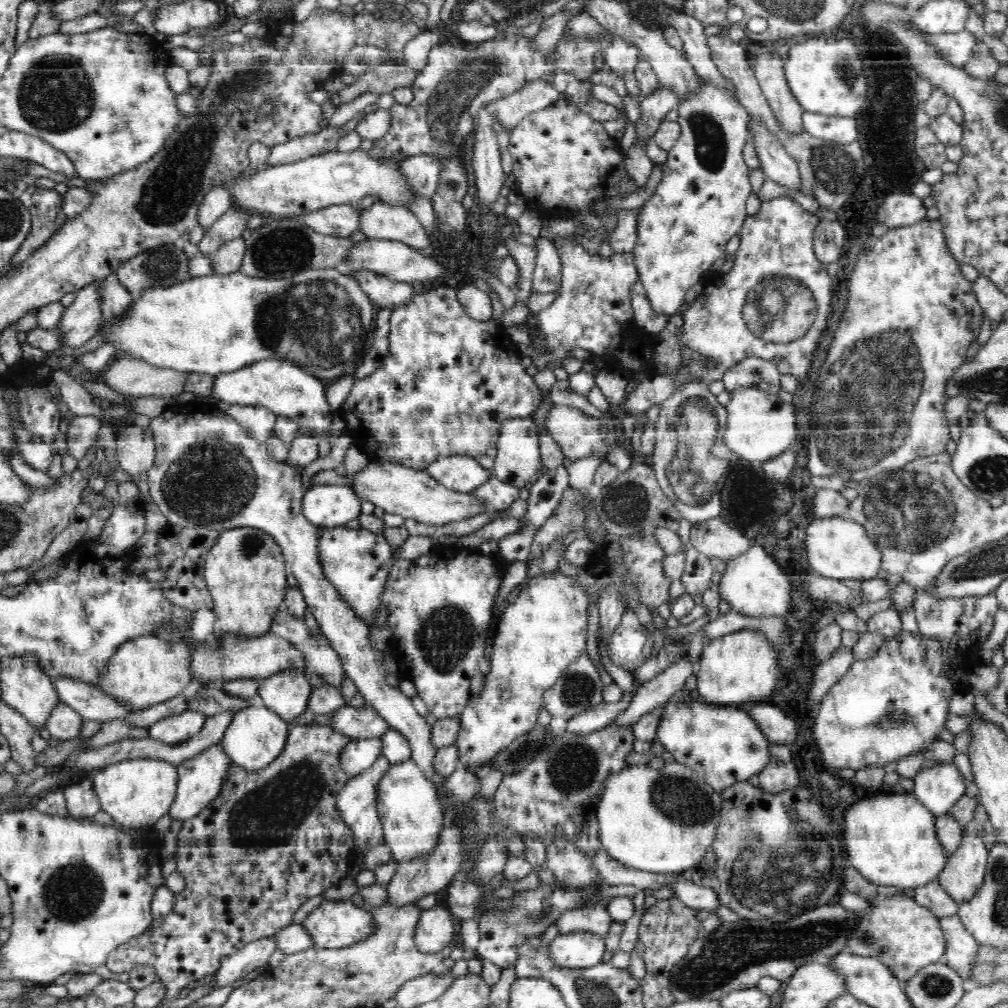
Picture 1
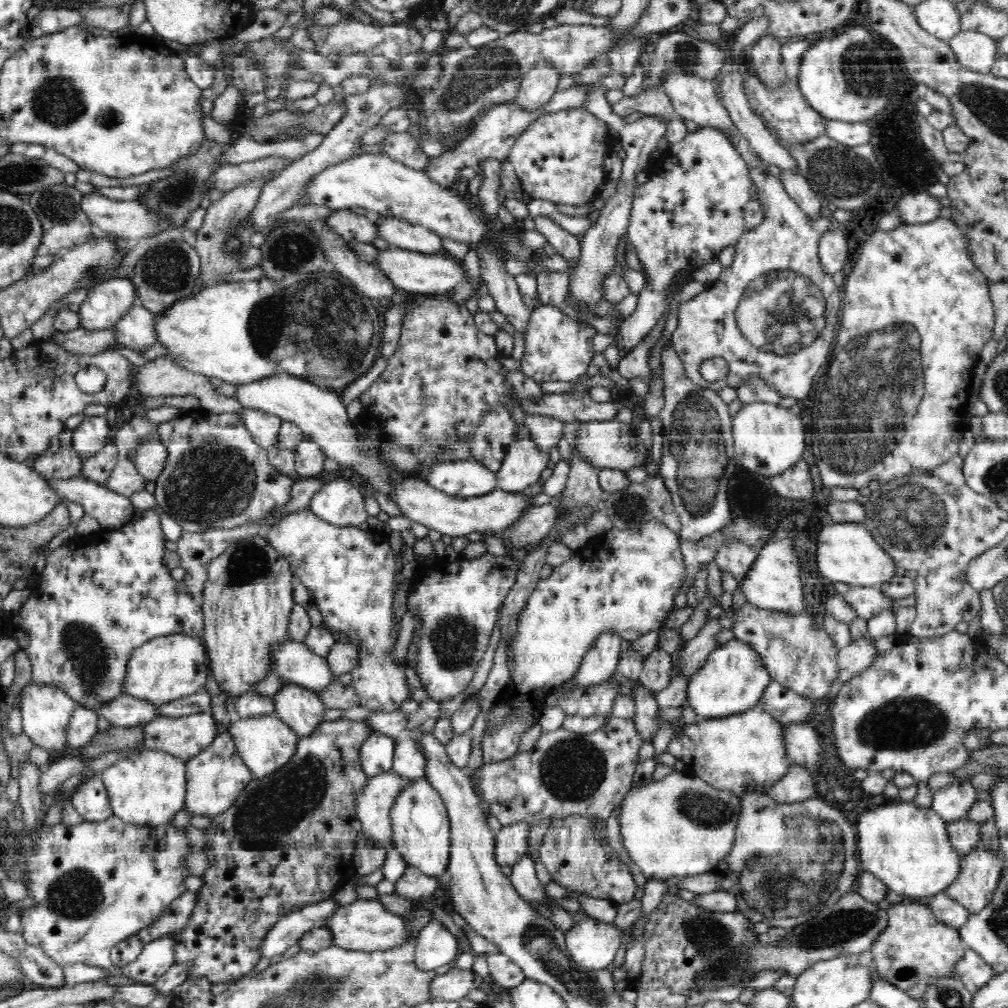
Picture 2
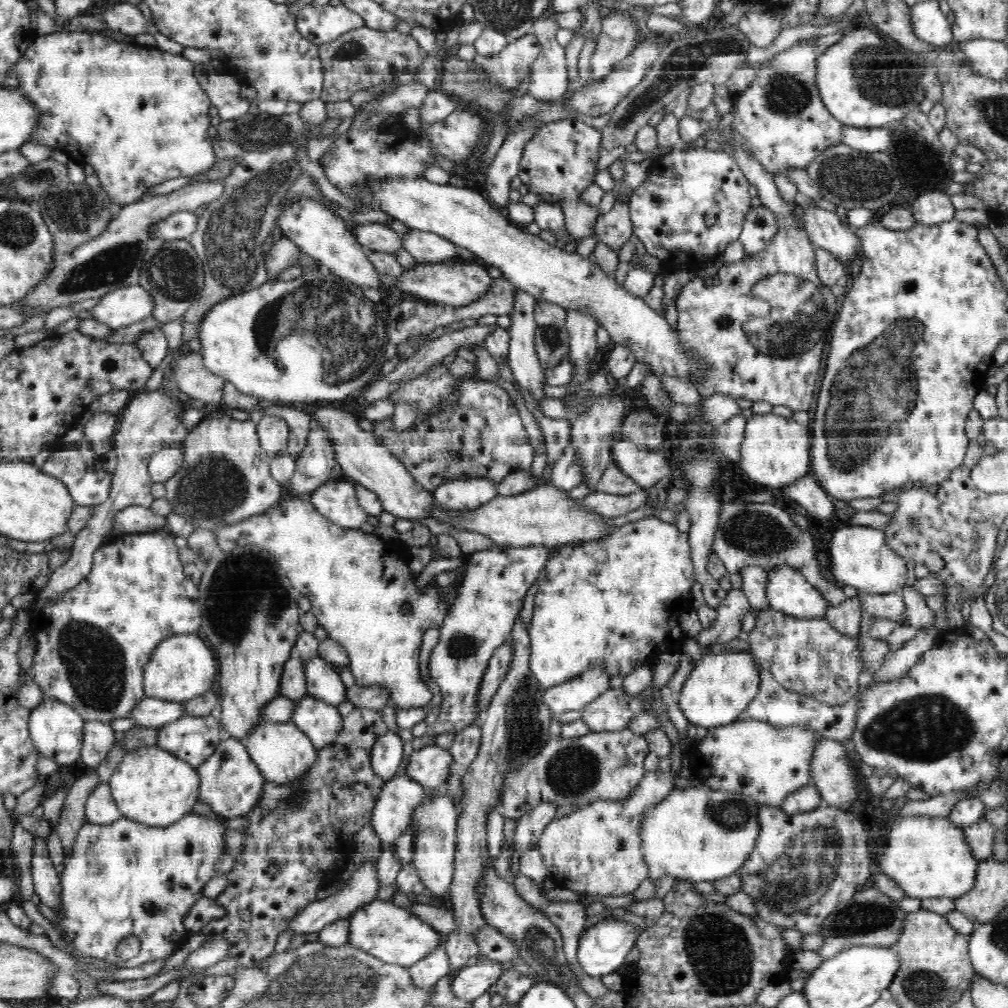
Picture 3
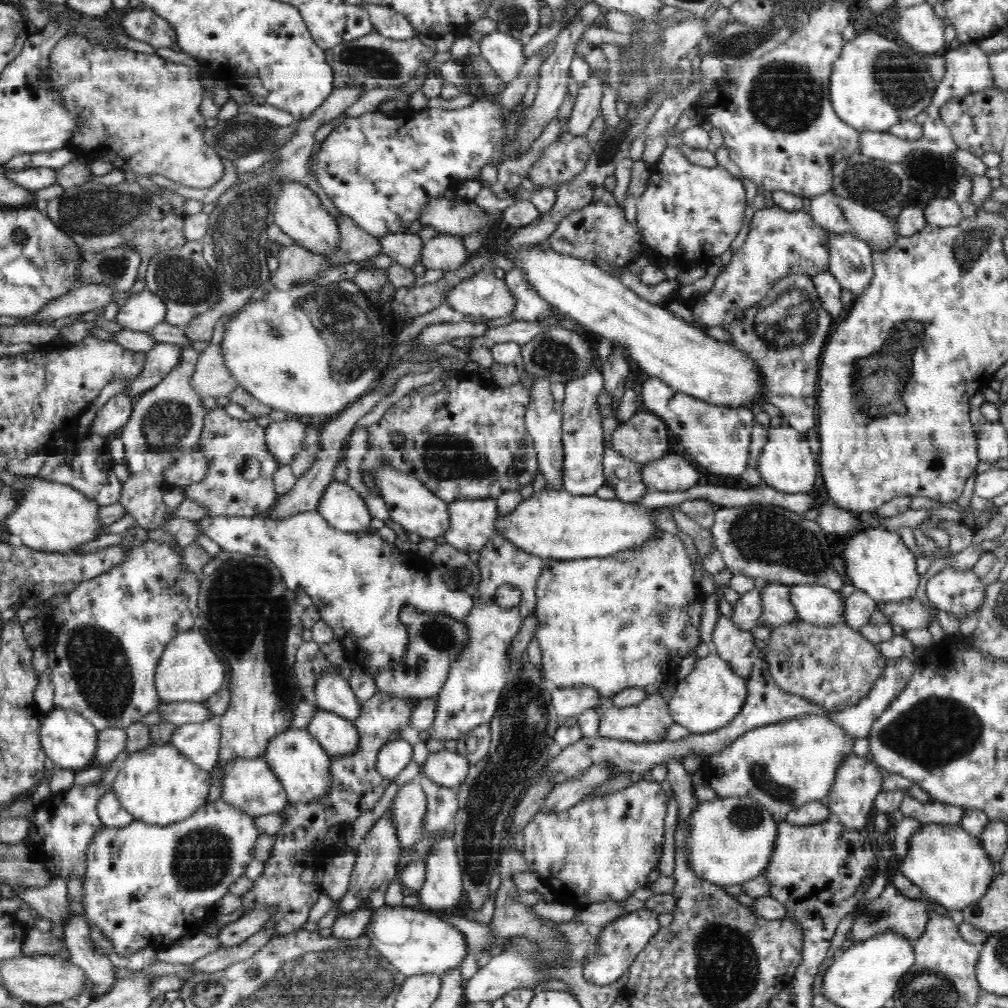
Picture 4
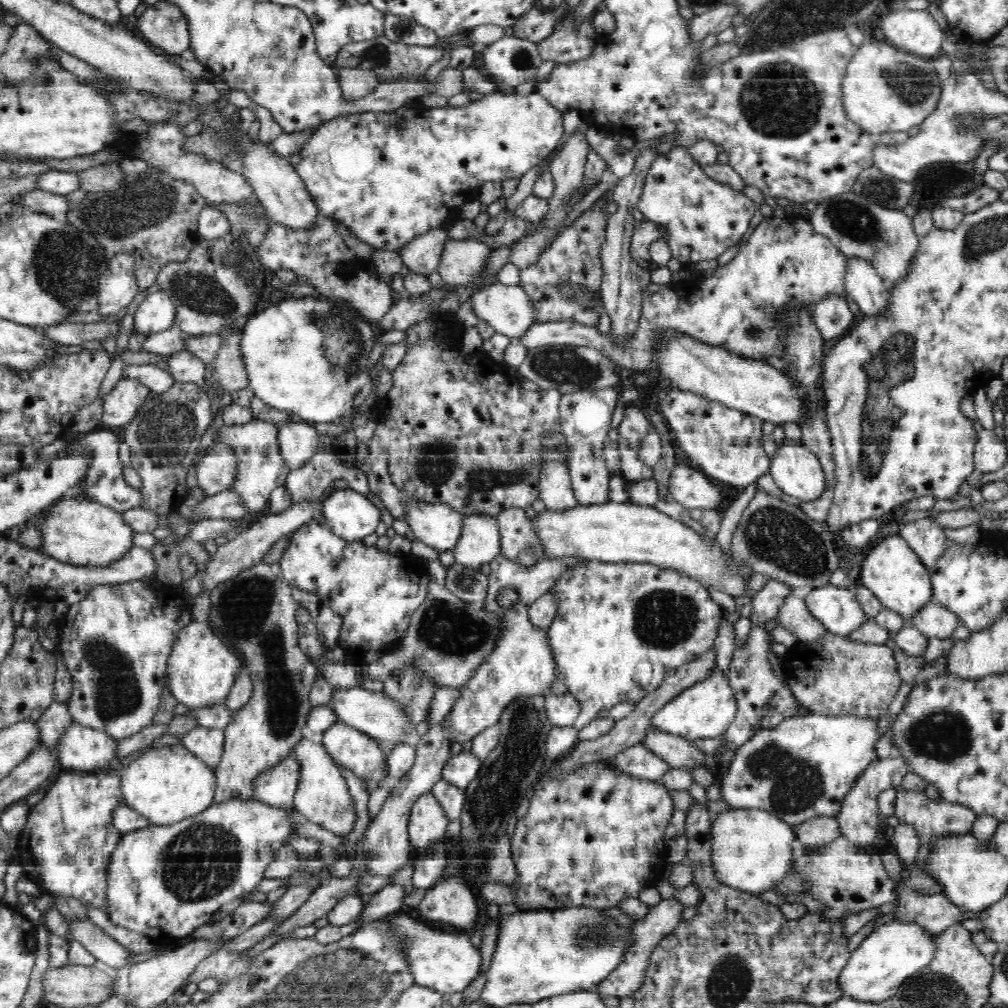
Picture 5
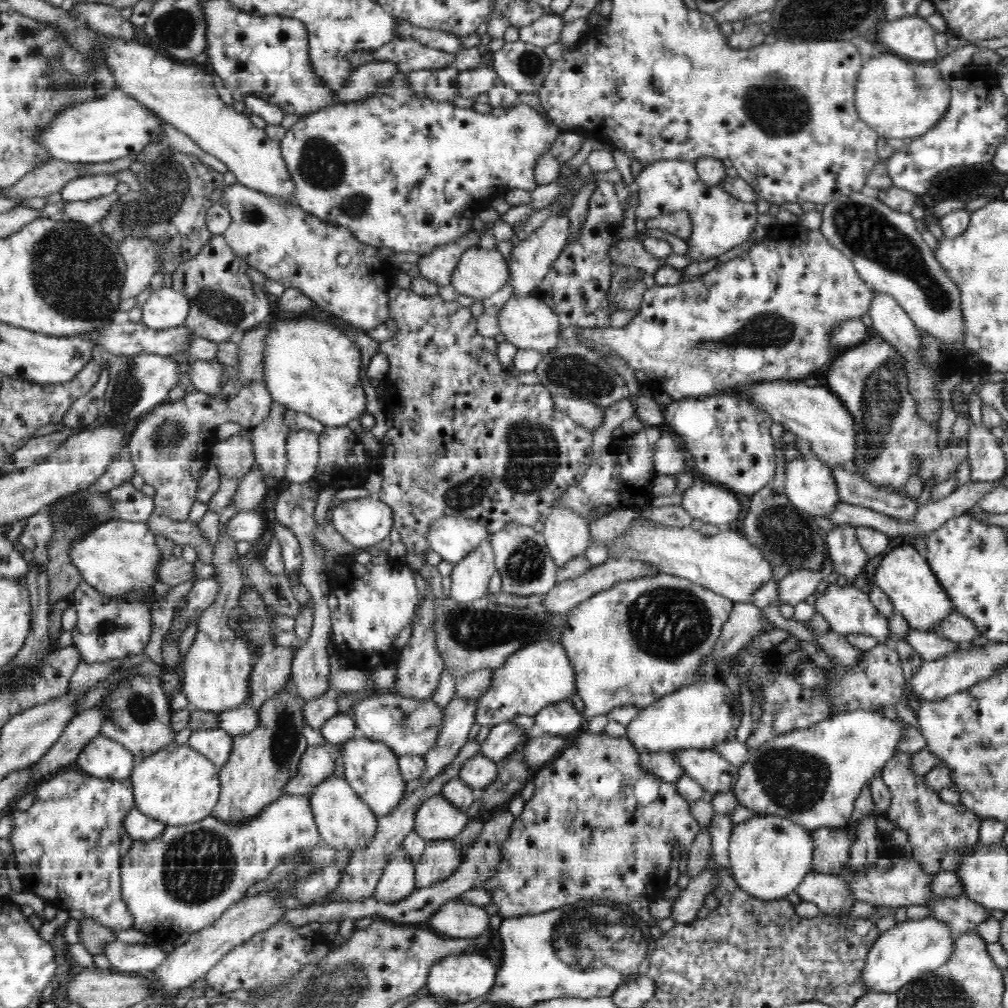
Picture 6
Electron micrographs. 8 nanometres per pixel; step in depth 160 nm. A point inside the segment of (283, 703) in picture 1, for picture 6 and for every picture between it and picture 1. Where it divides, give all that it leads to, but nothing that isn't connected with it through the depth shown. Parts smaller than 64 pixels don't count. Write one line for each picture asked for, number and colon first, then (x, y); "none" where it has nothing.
2: (301, 709)
3: (320, 720)
4: (338, 735)
5: (352, 749)
6: (371, 768)

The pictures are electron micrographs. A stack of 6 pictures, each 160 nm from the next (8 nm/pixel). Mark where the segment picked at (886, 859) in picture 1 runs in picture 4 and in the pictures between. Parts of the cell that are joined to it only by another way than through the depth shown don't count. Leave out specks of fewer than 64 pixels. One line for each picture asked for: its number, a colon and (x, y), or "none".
2: (908, 848)
3: (928, 857)
4: (950, 865)

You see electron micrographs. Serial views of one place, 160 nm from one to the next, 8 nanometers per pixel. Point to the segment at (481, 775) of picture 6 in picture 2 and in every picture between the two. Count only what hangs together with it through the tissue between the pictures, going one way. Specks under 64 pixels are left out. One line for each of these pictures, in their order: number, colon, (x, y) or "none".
2: (409, 761)
3: (430, 765)
4: (448, 769)
5: (460, 770)

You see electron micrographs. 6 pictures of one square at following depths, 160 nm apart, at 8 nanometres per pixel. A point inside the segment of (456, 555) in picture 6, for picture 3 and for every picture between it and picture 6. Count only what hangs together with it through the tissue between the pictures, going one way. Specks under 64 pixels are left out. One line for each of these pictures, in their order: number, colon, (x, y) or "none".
3: (362, 459)
4: (411, 504)
5: (438, 525)

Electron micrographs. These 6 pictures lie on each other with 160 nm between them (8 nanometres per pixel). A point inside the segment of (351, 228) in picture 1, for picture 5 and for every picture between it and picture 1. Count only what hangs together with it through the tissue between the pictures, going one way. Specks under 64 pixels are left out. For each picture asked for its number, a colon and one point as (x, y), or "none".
2: (351, 227)
3: (373, 237)
4: (405, 248)
5: (421, 256)

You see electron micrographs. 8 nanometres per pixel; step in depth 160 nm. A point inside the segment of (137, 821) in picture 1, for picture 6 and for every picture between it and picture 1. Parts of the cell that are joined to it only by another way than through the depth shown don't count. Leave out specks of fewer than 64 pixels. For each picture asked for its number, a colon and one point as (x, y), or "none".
2: (148, 787)
3: (150, 785)
4: (159, 785)
5: (166, 785)
6: (177, 785)

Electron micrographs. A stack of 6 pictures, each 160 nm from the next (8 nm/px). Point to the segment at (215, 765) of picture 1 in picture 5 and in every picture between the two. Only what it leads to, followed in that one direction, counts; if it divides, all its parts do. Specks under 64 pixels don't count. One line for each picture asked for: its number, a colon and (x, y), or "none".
2: (215, 777)
3: (230, 783)
4: (247, 784)
5: (277, 787)

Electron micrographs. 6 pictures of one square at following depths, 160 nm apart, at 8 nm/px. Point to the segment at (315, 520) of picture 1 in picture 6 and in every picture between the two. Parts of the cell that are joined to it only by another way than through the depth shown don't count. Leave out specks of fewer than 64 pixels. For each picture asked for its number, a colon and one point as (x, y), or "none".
2: (338, 502)
3: (337, 500)
4: (342, 507)
5: (349, 514)
6: (363, 522)

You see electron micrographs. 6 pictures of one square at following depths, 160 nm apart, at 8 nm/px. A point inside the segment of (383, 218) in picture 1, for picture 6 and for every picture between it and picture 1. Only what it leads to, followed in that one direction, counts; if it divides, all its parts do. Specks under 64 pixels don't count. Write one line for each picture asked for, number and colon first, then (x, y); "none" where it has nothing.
2: (399, 233)
3: (428, 247)
4: (445, 252)
5: (462, 261)
6: (480, 272)

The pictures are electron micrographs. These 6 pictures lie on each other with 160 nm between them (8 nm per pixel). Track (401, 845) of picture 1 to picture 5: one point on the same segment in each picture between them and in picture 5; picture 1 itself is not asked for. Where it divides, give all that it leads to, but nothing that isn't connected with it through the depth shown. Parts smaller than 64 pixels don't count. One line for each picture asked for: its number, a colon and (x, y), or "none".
2: (421, 829)
3: (435, 822)
4: (443, 888)
5: (448, 900)

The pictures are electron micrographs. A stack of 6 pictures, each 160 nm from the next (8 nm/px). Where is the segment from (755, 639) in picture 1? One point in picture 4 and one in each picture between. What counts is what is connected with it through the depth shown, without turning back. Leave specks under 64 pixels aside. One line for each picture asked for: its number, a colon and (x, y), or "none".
2: (733, 678)
3: (720, 686)
4: (710, 697)

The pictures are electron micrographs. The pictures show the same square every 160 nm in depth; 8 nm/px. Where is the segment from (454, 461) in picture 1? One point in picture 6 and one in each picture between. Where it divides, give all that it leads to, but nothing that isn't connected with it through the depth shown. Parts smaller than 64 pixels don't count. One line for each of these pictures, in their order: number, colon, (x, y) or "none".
2: (467, 479)
3: (459, 494)
4: (472, 522)
5: (480, 543)
6: (469, 578)

